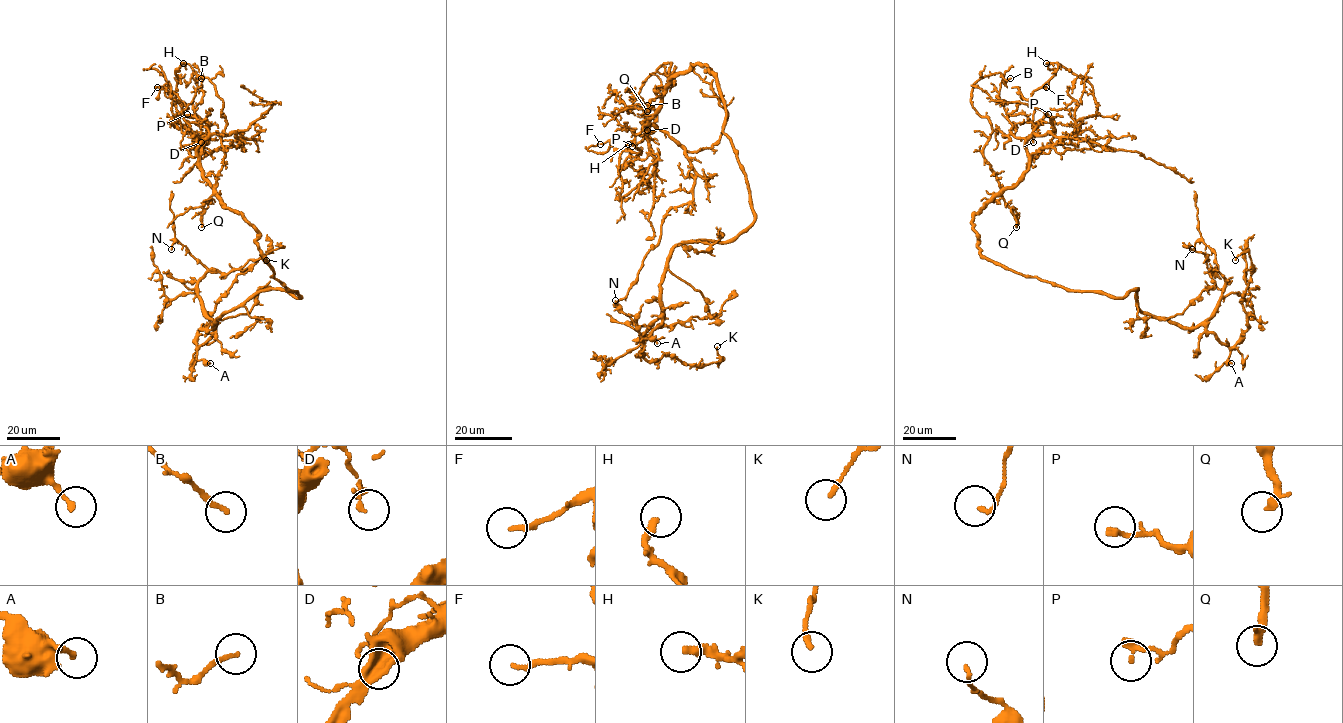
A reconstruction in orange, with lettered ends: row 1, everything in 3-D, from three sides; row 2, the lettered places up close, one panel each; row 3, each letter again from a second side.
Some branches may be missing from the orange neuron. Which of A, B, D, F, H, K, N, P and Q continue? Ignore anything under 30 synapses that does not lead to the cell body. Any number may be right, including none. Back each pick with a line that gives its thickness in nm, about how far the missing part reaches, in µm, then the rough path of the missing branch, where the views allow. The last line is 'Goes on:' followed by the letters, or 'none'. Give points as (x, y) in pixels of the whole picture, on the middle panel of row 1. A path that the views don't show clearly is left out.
Q: 280 nm thick; about 70 µm are missing; missing branch runs (647, 111), (642, 109), (650, 113), (642, 112), (664, 163), (666, 195), (676, 211)
Goes on: Q

